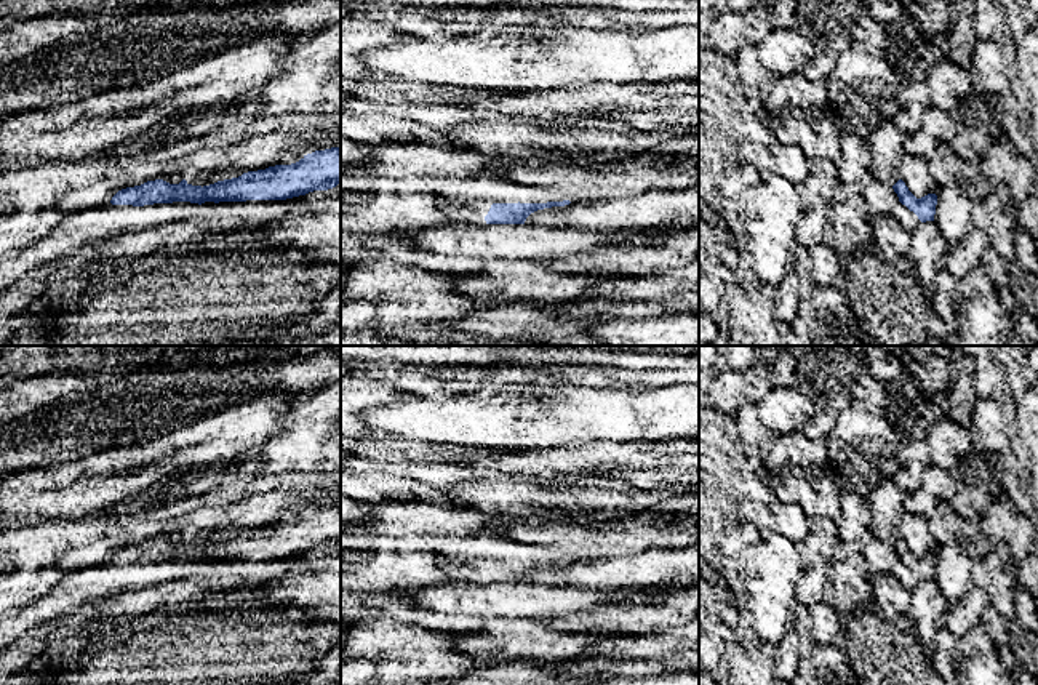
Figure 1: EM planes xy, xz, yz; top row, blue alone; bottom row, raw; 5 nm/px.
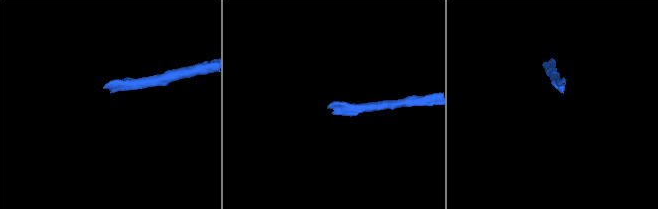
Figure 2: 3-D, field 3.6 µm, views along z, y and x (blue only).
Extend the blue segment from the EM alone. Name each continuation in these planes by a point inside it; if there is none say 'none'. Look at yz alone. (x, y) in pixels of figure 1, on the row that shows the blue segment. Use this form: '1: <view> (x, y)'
1: yz (907, 220)

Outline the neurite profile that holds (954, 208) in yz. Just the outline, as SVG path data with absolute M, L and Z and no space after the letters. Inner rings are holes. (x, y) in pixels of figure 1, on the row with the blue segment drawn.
M944 186L936 192L934 222L948 245L958 243L971 229L974 203L958 186Z

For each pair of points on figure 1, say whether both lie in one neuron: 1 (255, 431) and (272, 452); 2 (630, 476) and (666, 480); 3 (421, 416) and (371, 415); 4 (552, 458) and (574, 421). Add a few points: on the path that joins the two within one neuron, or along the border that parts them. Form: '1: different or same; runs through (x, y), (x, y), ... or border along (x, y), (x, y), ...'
1: different; border along (288, 412), (283, 426), (274, 436), (248, 450)
2: same; runs through (638, 479), (658, 480)
3: same; runs through (408, 416), (384, 416)
4: different; border along (595, 440), (555, 445)

